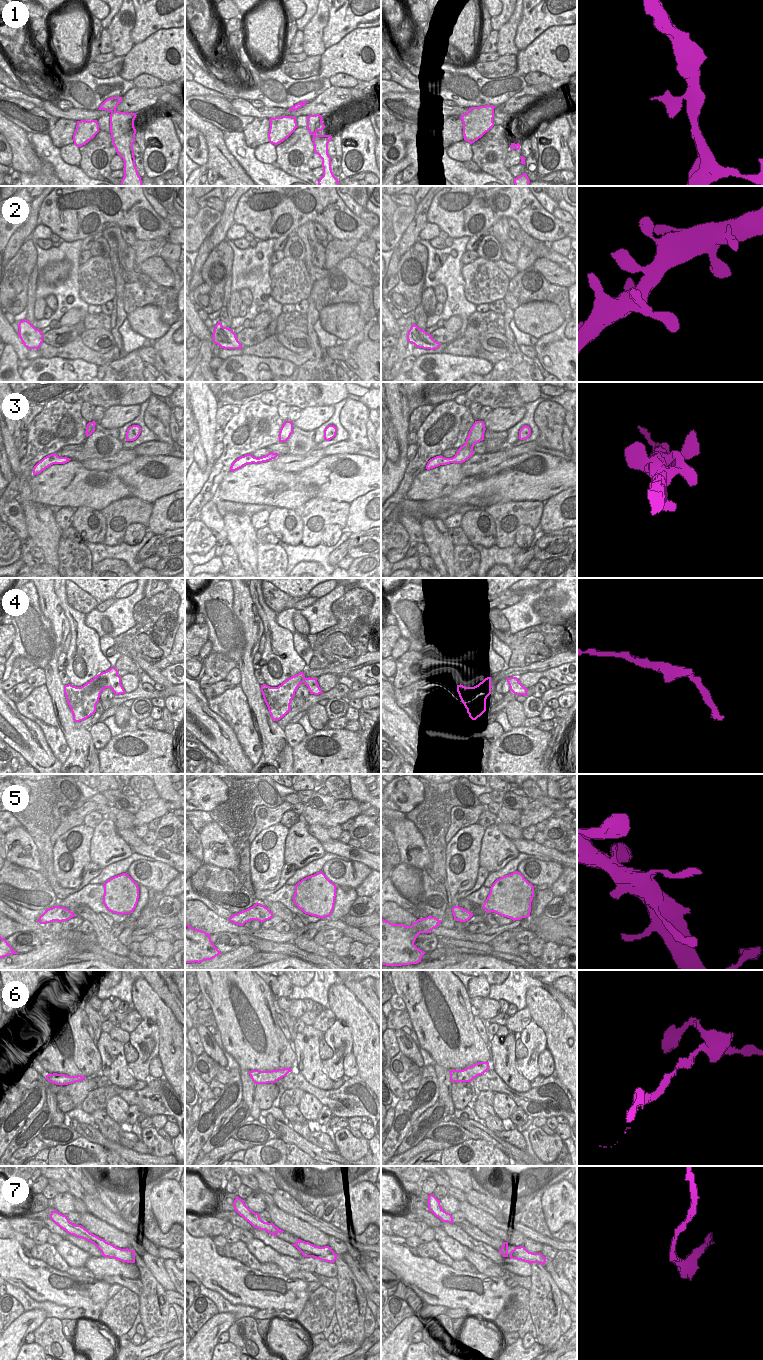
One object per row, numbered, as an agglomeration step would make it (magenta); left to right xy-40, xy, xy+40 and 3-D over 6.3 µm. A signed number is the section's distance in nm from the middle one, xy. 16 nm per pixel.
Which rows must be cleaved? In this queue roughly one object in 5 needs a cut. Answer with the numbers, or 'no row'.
no row

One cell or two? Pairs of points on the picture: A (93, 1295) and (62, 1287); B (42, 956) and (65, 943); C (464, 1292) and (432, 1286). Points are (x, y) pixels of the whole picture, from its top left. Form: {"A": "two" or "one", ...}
{"A": "one", "B": "one", "C": "one"}

